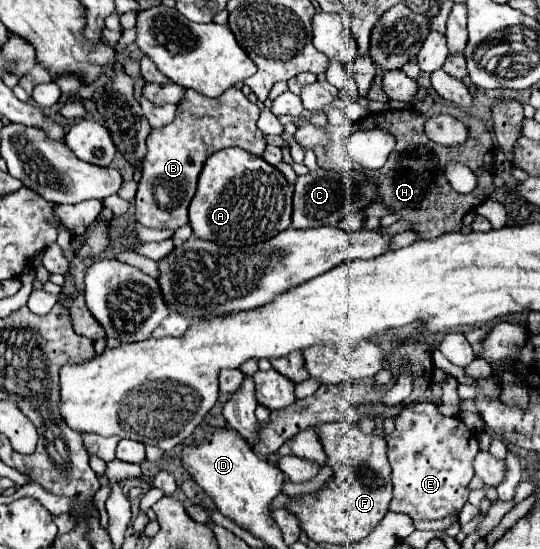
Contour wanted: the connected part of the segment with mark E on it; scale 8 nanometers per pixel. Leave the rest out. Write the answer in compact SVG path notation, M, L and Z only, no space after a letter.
M432 401L408 403L396 417L396 429L384 439L388 443L394 485L390 511L406 513L414 521L424 521L444 519L462 509L474 477L472 459L478 453L478 437L462 419L444 417Z

